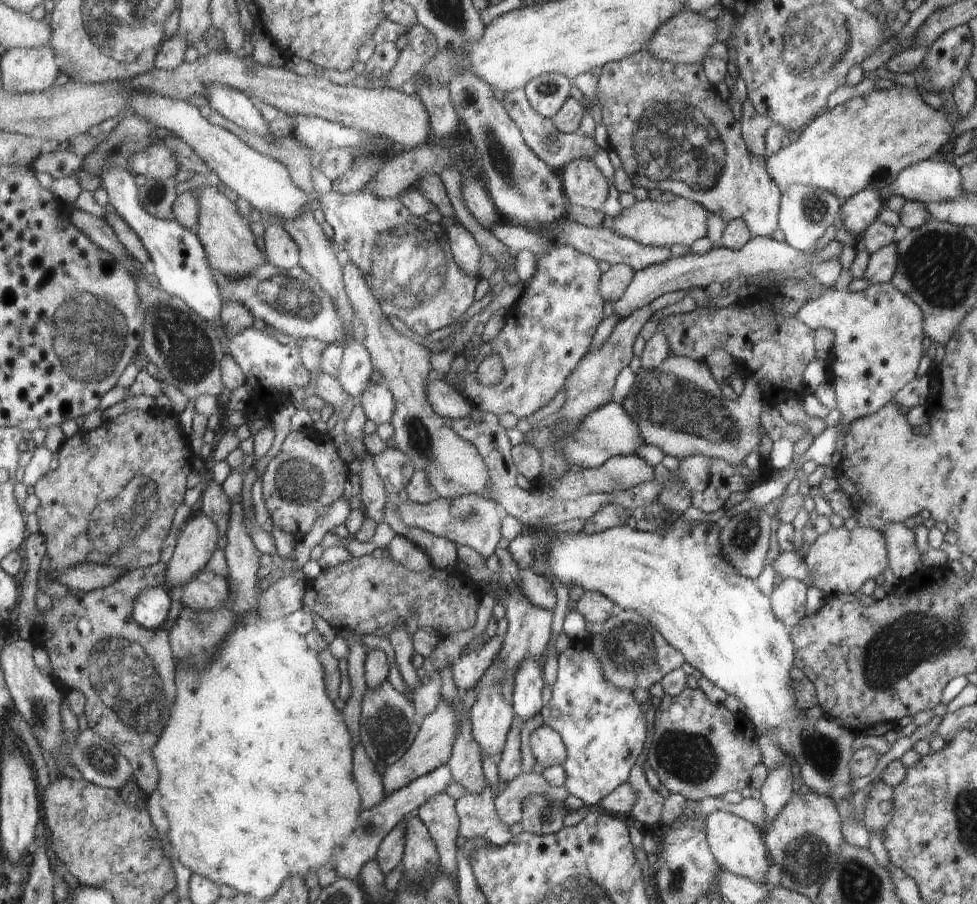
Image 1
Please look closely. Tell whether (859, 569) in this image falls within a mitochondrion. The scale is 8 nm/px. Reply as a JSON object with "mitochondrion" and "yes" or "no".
{"mitochondrion":"no"}

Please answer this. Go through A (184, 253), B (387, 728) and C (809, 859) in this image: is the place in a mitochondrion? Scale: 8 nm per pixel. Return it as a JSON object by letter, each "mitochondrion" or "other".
{"A":"other","B":"mitochondrion","C":"mitochondrion"}

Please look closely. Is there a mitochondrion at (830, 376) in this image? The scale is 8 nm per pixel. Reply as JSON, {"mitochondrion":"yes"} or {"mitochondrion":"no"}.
{"mitochondrion":"no"}

